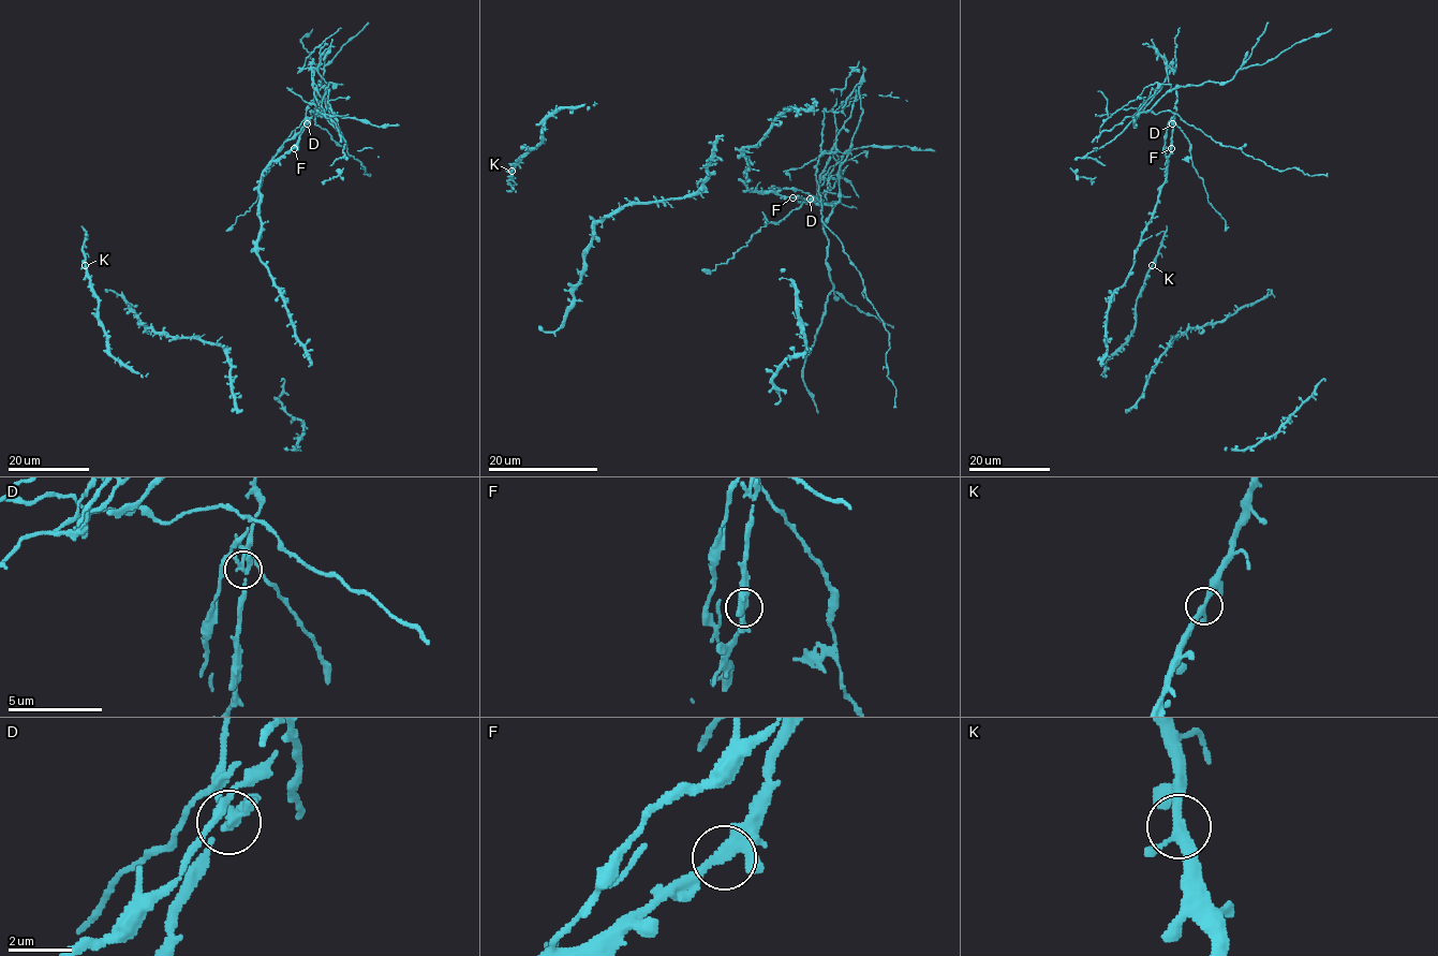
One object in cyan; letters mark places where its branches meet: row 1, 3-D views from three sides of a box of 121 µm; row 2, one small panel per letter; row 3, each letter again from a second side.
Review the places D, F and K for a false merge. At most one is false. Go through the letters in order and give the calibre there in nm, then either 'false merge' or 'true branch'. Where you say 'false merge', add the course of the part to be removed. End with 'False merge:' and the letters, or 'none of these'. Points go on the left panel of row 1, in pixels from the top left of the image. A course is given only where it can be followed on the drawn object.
D: calibre 240 nm; false merge; course (307, 123), (307, 106), (323, 86), (316, 85), (323, 70), (301, 42), (313, 29)
F: calibre 240 nm; true branch
K: calibre 240 nm; true branch
False merge: D

